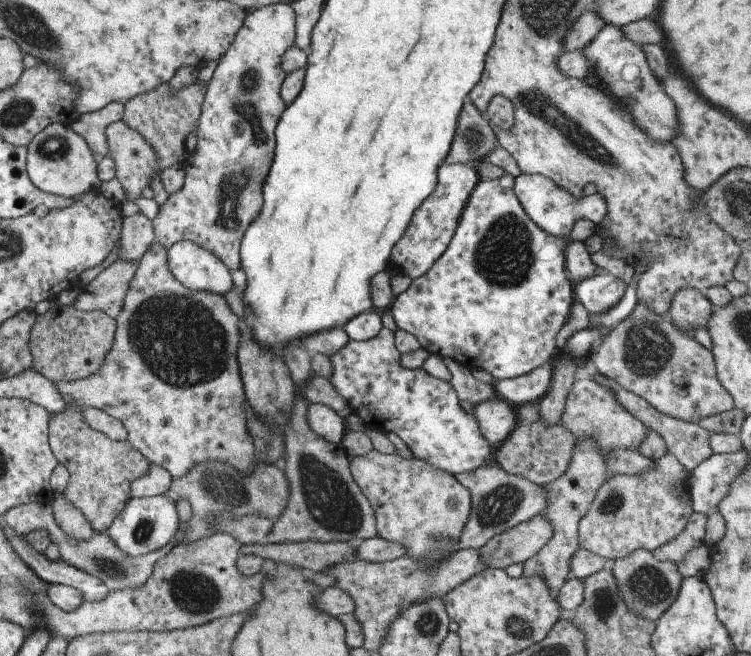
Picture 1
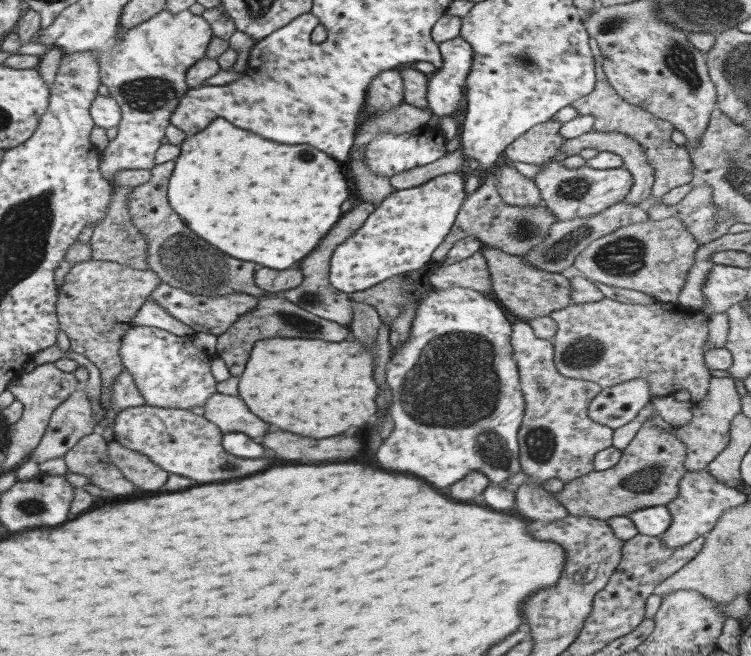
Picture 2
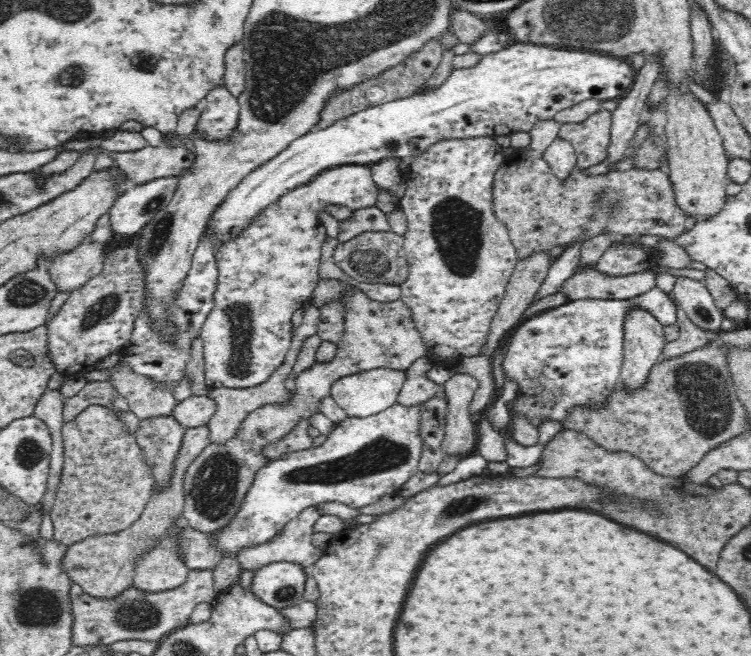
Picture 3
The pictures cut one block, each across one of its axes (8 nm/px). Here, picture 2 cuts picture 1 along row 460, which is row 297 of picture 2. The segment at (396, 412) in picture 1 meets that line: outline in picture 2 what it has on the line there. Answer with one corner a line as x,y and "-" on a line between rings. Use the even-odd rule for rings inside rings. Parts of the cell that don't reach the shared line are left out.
428,287
426,295
417,302
414,317
410,324
408,340
403,344
398,344
396,348
391,348
391,357
385,364
385,382
389,392
391,392
391,406
389,406
389,416
393,418
393,430
391,434
383,440
379,450
375,452
375,462
383,470
393,470
393,472
407,472
417,478
427,480
433,488
445,488
457,480
461,480
468,472
476,470
482,472
491,484
504,484
505,480
520,471
518,461
518,442
516,434
524,415
524,398
520,391
520,380
517,365
513,356
513,349
510,344
511,325
505,318
505,312
486,295
470,288
434,288

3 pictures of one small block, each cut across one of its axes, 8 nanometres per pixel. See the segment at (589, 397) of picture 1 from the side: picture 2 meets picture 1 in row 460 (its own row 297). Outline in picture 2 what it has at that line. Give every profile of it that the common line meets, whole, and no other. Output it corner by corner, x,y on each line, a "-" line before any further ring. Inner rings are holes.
603,297
597,302
587,302
583,304
571,303
565,308
560,308
559,310
550,312
548,316
551,317
556,324
556,333
554,334
554,338
552,340
552,351
554,352
552,354
552,361
554,362
555,368
559,374
562,374
570,379
594,382
595,384
598,384
600,388
613,386
614,384
619,384
620,382
627,382
628,380
633,380
634,378
642,378
648,384
651,397
665,396
667,394
674,395
677,391
683,389
687,392
687,396
693,404
703,399
706,395
711,377
710,372
705,366
703,360
704,351
702,350
702,346
708,337
709,316
700,309
684,307
678,303
661,303
660,301
652,303
651,305
641,305
638,303
626,304

